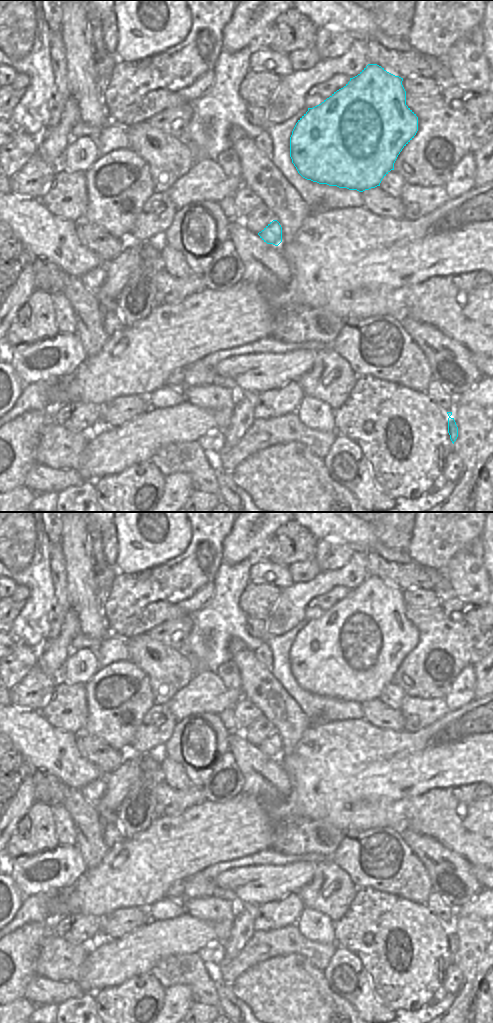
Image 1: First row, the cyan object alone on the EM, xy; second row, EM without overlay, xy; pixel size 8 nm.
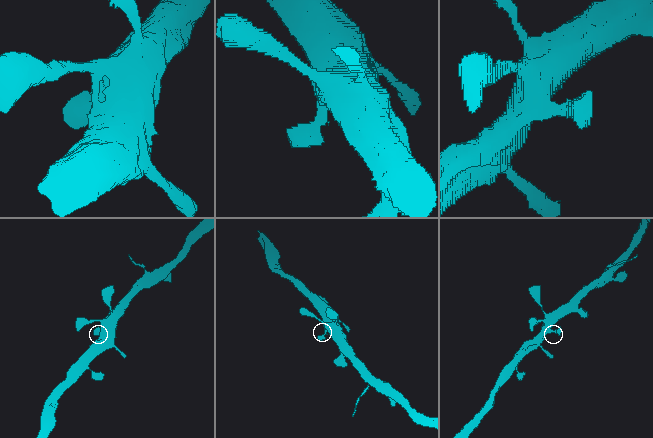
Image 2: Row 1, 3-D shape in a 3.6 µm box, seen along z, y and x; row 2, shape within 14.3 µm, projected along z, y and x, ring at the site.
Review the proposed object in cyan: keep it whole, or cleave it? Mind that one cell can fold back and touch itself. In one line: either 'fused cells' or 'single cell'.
single cell

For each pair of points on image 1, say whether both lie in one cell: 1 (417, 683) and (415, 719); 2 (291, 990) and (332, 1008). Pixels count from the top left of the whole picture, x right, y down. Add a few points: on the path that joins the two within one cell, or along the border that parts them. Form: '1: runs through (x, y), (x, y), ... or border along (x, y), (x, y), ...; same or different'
1: border along (406, 695), (425, 699), (440, 698); different
2: runs through (301, 1000), (309, 1008), (322, 1008); same

